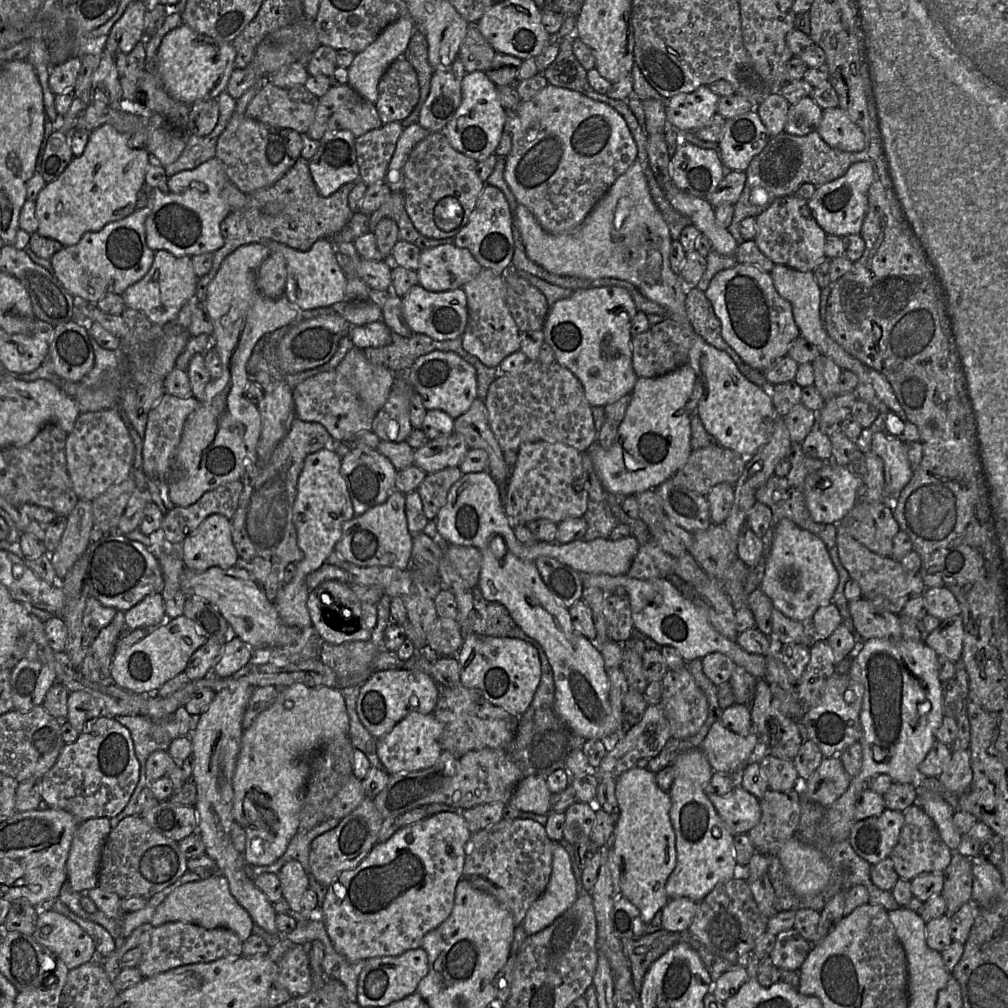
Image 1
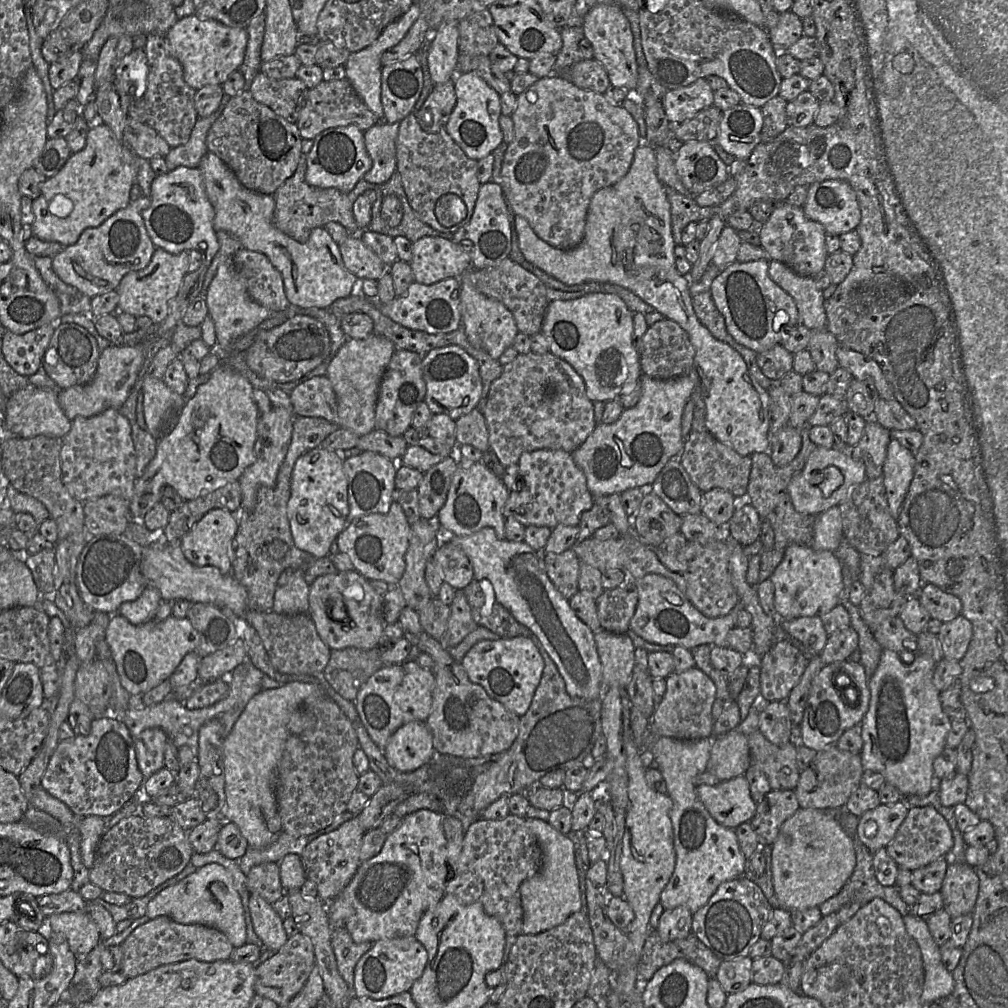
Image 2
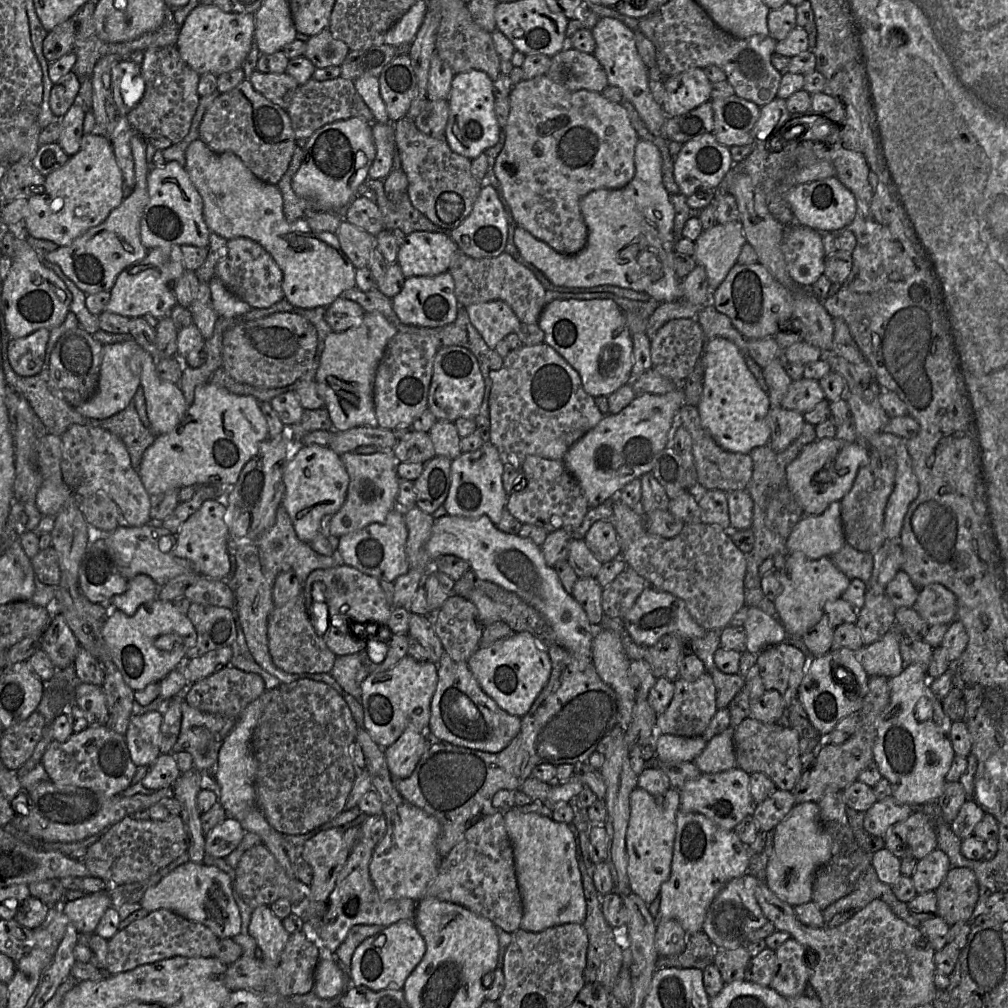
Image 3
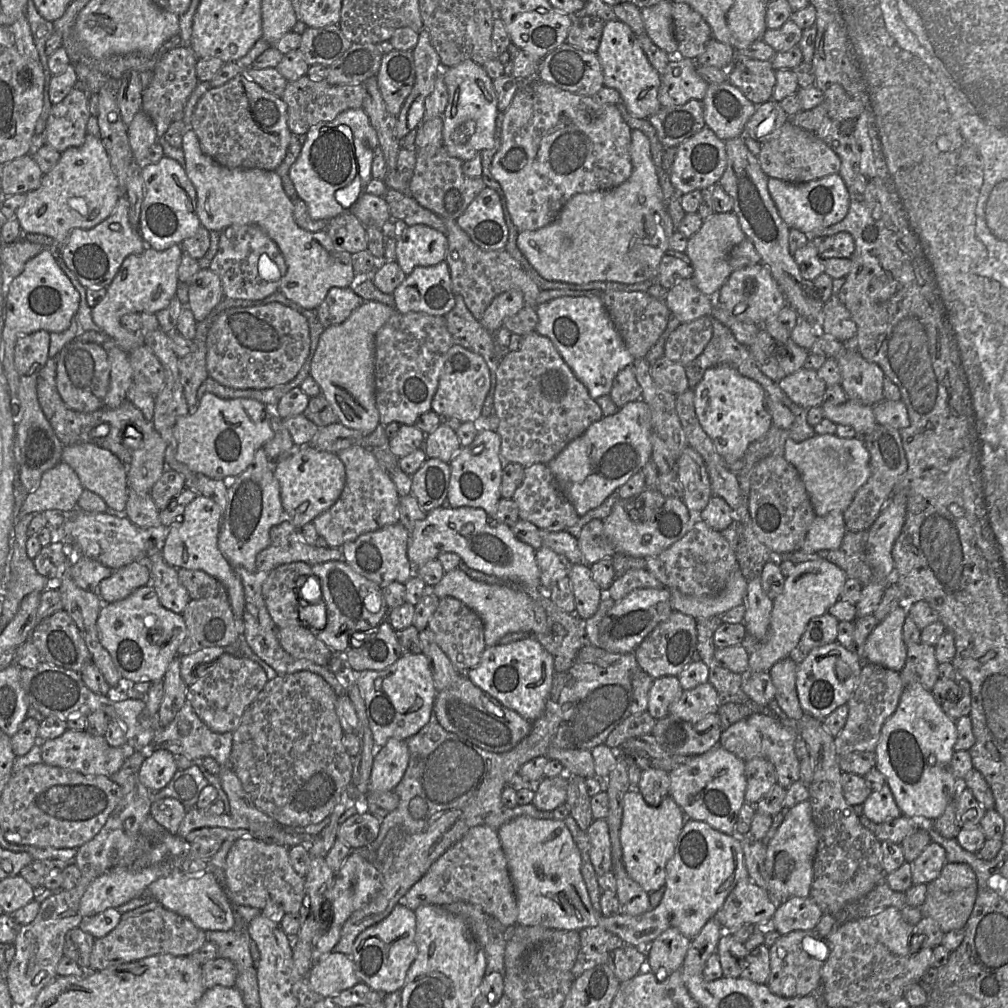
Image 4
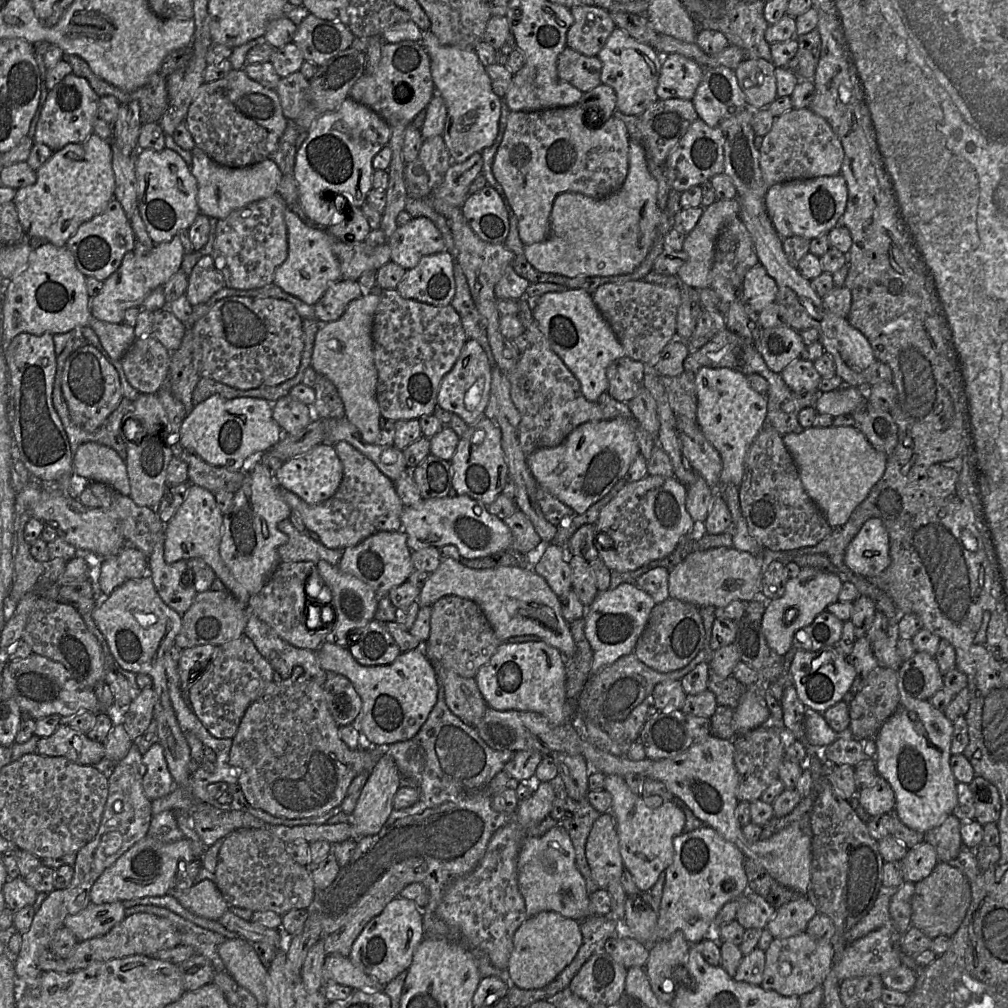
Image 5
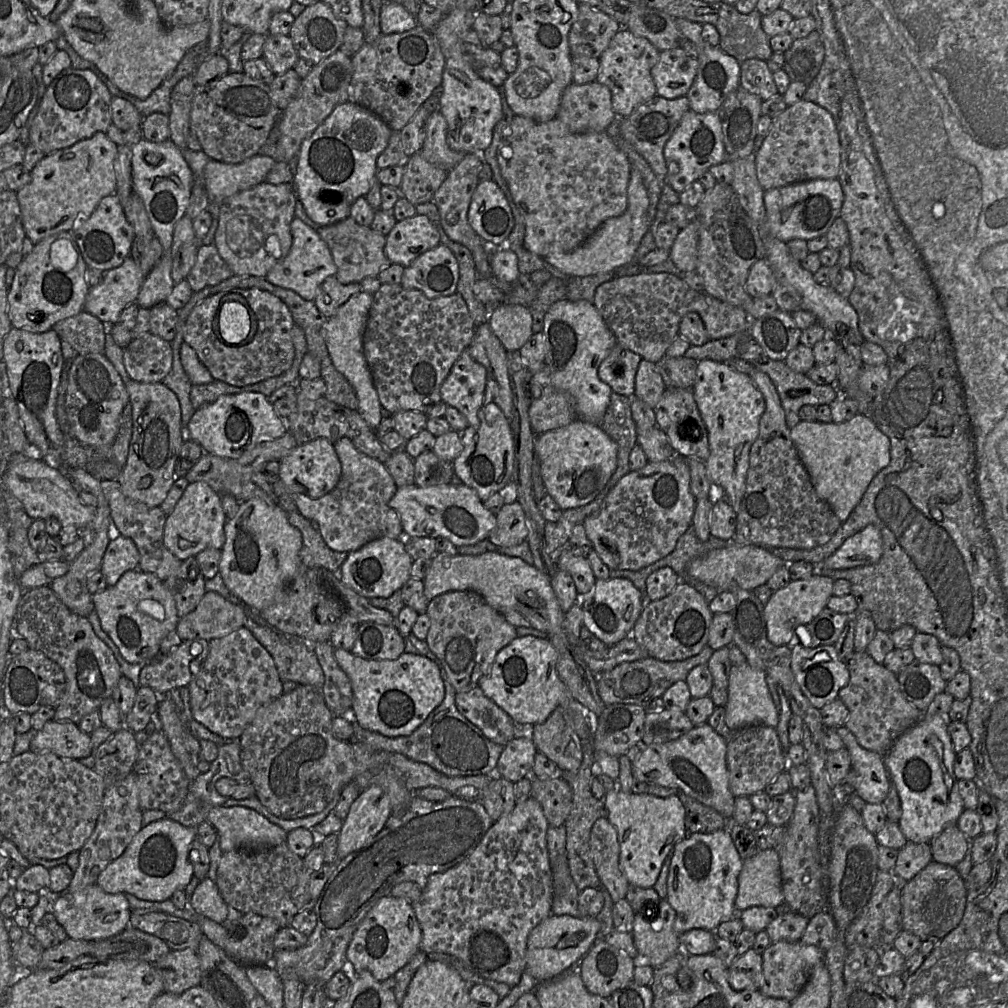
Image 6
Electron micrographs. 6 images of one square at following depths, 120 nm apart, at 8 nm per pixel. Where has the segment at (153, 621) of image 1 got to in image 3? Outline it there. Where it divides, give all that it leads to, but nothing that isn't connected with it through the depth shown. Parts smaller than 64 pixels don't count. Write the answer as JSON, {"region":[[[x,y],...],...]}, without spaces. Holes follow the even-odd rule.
{"region":[[[137,574],[128,579],[126,591],[114,595],[110,604],[132,616],[139,606],[155,598],[158,598],[158,584],[146,574]]]}

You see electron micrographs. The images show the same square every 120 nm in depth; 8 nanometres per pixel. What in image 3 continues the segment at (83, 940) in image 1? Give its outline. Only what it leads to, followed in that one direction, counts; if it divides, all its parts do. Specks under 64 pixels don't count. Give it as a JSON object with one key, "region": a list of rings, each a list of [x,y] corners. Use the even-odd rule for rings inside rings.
{"region":[[[99,891],[62,903],[61,911],[74,924],[80,935],[89,935],[94,933],[101,917],[110,907],[112,901],[108,891]]]}

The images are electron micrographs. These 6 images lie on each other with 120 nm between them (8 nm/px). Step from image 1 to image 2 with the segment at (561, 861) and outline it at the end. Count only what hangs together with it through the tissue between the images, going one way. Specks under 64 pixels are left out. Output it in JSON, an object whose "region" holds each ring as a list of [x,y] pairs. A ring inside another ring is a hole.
{"region":[[[525,818],[527,827],[536,836],[542,852],[540,870],[520,885],[523,923],[521,933],[535,935],[552,929],[582,910],[580,886],[572,841],[547,821]]]}

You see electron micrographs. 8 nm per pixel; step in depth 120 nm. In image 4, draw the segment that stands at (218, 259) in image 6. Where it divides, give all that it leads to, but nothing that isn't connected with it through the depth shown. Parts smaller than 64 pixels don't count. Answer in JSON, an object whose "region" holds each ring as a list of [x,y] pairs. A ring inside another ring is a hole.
{"region":[[[200,268],[189,283],[189,307],[196,323],[203,321],[224,297],[219,276],[210,268]]]}

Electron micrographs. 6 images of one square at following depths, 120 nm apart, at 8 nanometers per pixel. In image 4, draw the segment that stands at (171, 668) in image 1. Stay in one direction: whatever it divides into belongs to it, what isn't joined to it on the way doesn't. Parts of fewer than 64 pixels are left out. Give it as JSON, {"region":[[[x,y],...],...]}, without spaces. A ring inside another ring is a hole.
{"region":[[[152,585],[134,590],[124,599],[101,607],[97,620],[99,638],[123,678],[137,683],[164,679],[187,635],[183,615],[162,606]]]}

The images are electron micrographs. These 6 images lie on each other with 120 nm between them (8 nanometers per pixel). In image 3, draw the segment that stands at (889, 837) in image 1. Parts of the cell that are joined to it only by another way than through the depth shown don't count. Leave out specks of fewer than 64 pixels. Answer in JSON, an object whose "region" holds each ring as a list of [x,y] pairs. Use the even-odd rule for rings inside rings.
{"region":[[[889,796],[883,800],[877,800],[865,812],[863,827],[868,833],[884,838],[890,826],[907,819],[911,813],[909,804]]]}

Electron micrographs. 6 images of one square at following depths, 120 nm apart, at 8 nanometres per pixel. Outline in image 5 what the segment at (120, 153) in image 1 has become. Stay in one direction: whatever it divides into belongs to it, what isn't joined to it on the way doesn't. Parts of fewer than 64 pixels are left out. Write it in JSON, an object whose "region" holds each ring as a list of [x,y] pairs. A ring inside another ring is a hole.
{"region":[[[92,133],[86,141],[82,143],[70,143],[58,151],[54,151],[52,156],[36,170],[37,179],[32,185],[23,186],[16,190],[15,197],[13,199],[15,207],[17,209],[19,221],[22,225],[23,231],[29,237],[40,237],[56,246],[66,246],[67,240],[75,234],[81,224],[91,220],[93,217],[102,213],[107,207],[109,201],[115,198],[115,176],[112,168],[112,150],[111,144],[108,140],[101,139],[98,135]]]}

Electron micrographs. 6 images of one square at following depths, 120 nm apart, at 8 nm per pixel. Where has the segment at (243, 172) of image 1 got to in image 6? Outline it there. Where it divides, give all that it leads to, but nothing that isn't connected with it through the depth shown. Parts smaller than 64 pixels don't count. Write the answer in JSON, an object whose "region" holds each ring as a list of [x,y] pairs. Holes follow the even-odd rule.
{"region":[[[228,72],[220,79],[197,86],[190,113],[190,129],[194,131],[202,151],[210,158],[225,163],[241,163],[259,153],[280,110],[272,99],[270,88],[244,72]]]}

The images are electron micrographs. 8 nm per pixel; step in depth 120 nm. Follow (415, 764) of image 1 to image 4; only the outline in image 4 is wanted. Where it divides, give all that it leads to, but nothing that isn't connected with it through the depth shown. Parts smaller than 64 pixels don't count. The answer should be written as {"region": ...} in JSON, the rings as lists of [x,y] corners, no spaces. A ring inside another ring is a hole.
{"region":[[[391,738],[375,756],[369,791],[394,791],[404,777],[409,758],[407,740]]]}

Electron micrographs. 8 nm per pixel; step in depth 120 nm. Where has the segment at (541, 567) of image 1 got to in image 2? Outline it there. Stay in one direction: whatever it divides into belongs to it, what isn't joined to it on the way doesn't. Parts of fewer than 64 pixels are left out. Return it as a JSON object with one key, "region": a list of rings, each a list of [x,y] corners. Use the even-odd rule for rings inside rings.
{"region":[[[572,548],[559,554],[543,554],[543,562],[548,577],[566,599],[579,591],[580,560]]]}

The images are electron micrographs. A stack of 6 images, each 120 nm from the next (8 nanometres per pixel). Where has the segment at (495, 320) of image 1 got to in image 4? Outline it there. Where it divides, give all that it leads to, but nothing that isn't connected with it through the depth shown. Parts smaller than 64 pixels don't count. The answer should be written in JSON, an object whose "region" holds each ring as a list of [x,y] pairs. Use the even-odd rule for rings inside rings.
{"region":[[[520,290],[505,291],[492,300],[480,322],[487,331],[494,334],[503,326],[506,317],[515,315],[523,306],[524,299]]]}

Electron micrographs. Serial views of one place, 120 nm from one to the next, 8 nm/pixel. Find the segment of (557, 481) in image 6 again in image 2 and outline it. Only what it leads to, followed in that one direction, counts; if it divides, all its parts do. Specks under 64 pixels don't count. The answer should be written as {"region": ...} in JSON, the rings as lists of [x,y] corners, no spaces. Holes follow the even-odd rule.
{"region":[[[642,374],[640,384],[641,397],[637,404],[624,409],[616,422],[612,424],[602,422],[596,425],[585,442],[571,453],[575,463],[584,472],[588,489],[594,497],[613,493],[621,494],[635,487],[644,491],[652,489],[653,482],[667,462],[683,451],[685,440],[682,436],[681,420],[684,407],[695,388],[695,377],[686,375],[659,380]]]}

